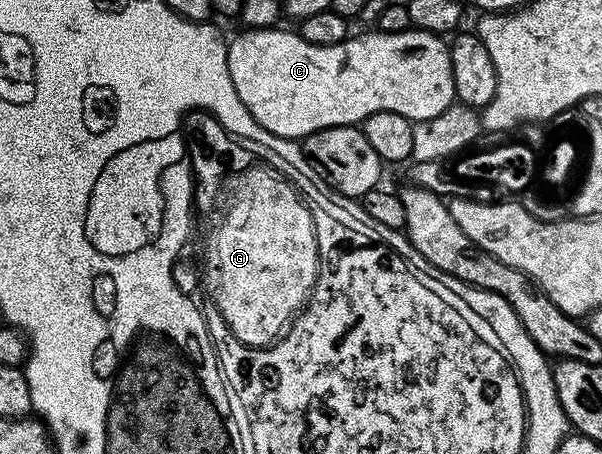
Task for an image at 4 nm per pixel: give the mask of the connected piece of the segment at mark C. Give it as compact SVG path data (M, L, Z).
M269 28L266 30L245 29L243 31L244 34L238 35L233 42L229 41L227 43L230 80L234 80L234 92L238 92L238 100L242 100L242 104L246 104L250 116L254 116L254 120L258 124L262 124L262 128L266 128L266 132L274 132L274 136L303 140L308 134L318 132L322 128L330 128L331 126L354 126L363 123L364 119L370 117L374 112L382 112L383 110L386 112L398 112L402 116L412 119L413 123L415 123L430 120L432 117L446 112L448 106L456 102L454 76L452 75L452 52L449 43L439 34L431 34L425 30L409 28L402 32L394 32L393 34L371 32L372 34L360 34L357 38L355 38L355 36L349 36L345 38L343 42L339 42L333 46L319 46L318 44L310 44L307 42L295 29L280 29L281 28Z

